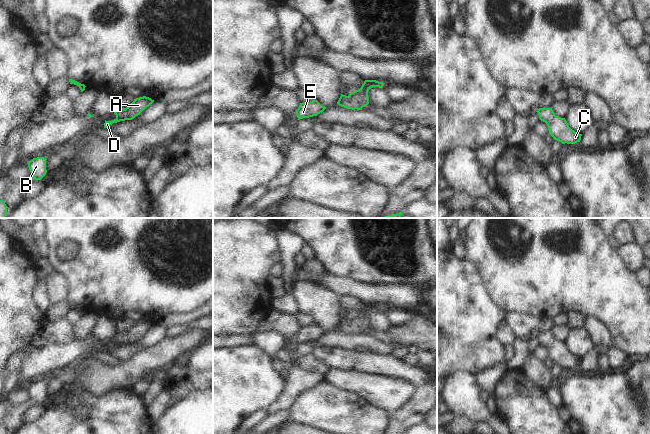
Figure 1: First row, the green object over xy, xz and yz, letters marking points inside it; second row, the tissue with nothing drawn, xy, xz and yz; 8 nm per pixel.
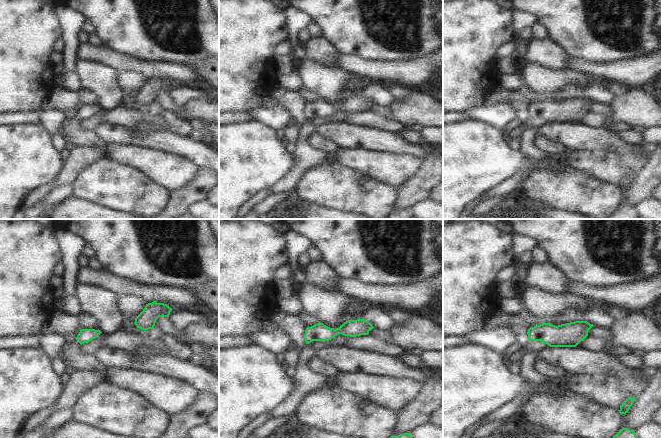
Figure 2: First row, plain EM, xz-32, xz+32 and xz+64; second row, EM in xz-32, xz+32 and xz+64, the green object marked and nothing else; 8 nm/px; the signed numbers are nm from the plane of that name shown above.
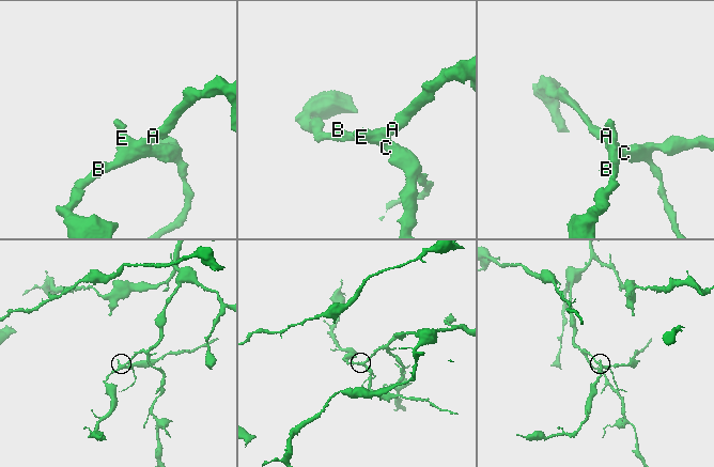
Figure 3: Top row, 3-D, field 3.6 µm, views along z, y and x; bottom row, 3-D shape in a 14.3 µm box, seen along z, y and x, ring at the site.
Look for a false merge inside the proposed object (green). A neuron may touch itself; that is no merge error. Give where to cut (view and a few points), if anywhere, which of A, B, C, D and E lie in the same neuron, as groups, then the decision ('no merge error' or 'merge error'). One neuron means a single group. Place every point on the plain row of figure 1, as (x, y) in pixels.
no cut | A B C D E | no merge error

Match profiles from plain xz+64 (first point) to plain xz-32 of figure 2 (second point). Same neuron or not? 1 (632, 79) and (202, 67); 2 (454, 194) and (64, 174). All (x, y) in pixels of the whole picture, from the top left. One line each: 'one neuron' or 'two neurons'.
1: two neurons
2: two neurons

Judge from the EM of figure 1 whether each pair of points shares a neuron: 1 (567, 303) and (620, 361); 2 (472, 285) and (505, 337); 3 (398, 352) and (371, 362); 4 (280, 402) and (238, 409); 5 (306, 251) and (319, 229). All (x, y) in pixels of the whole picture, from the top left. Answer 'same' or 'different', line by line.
1: different
2: different
3: different
4: different
5: different

